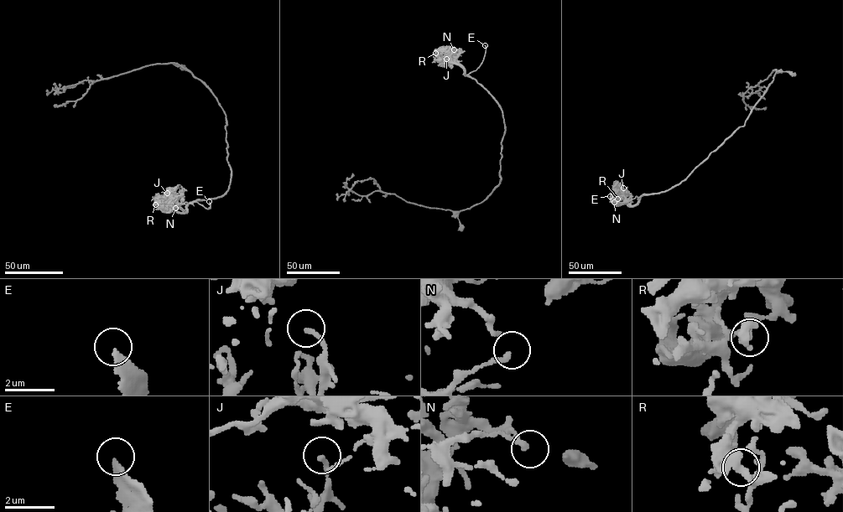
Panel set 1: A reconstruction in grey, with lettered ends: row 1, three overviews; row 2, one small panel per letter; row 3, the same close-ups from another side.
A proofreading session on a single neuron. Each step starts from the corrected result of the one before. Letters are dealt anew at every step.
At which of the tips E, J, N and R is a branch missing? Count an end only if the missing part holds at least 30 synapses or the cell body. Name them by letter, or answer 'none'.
none

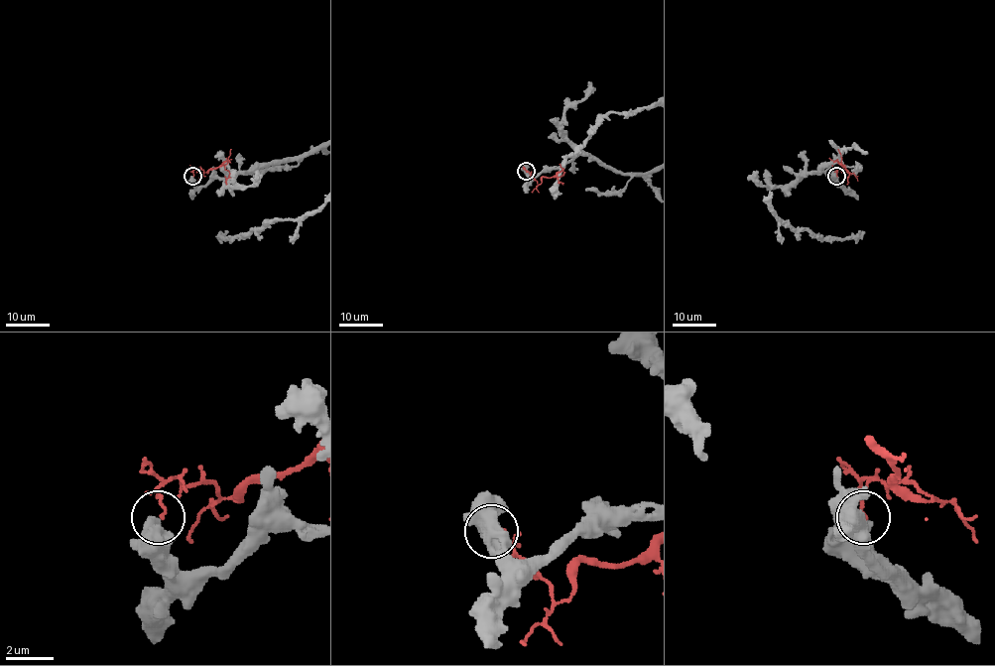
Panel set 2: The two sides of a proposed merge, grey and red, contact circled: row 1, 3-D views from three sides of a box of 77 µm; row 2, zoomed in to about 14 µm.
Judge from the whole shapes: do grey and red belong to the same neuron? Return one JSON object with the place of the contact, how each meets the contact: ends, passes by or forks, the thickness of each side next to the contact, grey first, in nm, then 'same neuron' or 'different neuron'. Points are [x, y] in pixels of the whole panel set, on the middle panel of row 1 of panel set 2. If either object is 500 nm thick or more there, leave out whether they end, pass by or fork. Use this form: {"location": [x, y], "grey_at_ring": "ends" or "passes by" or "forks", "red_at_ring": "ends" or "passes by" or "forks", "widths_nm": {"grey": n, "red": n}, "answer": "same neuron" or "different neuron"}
{"location": [526, 171], "widths_nm": {"grey": 600, "red": 120}, "answer": "different neuron"}

